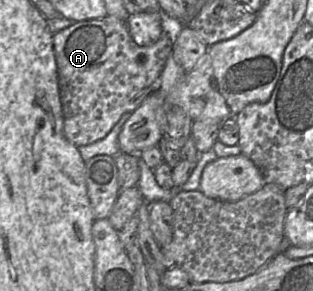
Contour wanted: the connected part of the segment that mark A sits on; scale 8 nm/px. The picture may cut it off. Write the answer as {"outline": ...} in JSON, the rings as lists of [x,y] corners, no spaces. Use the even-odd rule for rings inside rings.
{"outline":[[[106,16],[104,18],[90,19],[84,21],[73,22],[69,27],[53,34],[53,50],[58,69],[58,84],[59,84],[59,96],[62,104],[63,114],[63,134],[67,140],[69,140],[76,147],[88,145],[104,138],[111,129],[120,120],[124,113],[132,113],[144,100],[145,98],[157,90],[159,87],[159,79],[165,63],[170,55],[172,55],[174,45],[174,36],[169,31],[164,31],[160,39],[150,46],[139,46],[132,39],[127,21],[123,21],[113,16]]]}

